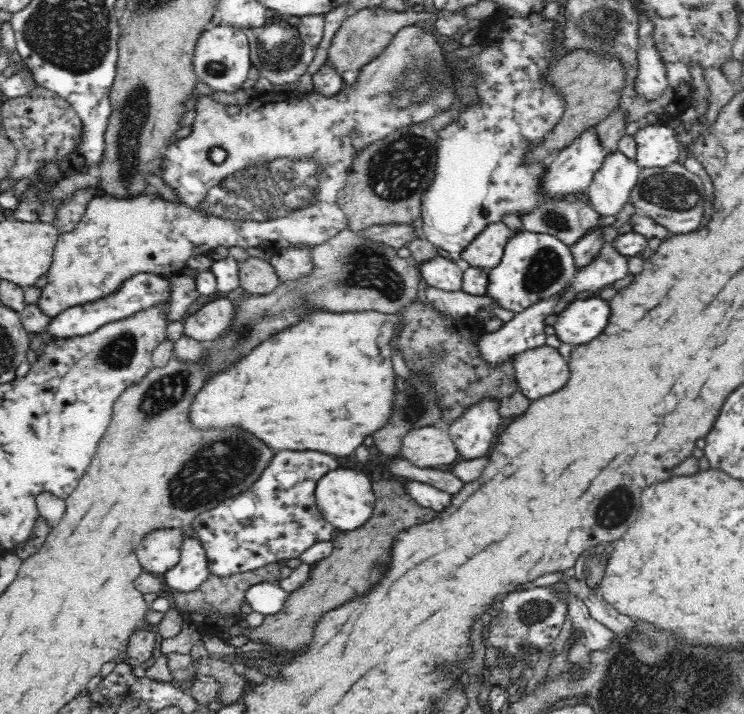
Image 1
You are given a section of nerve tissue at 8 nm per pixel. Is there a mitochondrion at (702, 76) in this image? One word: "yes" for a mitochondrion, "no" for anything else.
no

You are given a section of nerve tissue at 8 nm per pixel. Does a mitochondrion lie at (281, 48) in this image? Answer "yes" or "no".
yes

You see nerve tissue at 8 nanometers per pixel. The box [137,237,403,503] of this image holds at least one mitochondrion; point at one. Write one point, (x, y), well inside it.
(243, 333)

